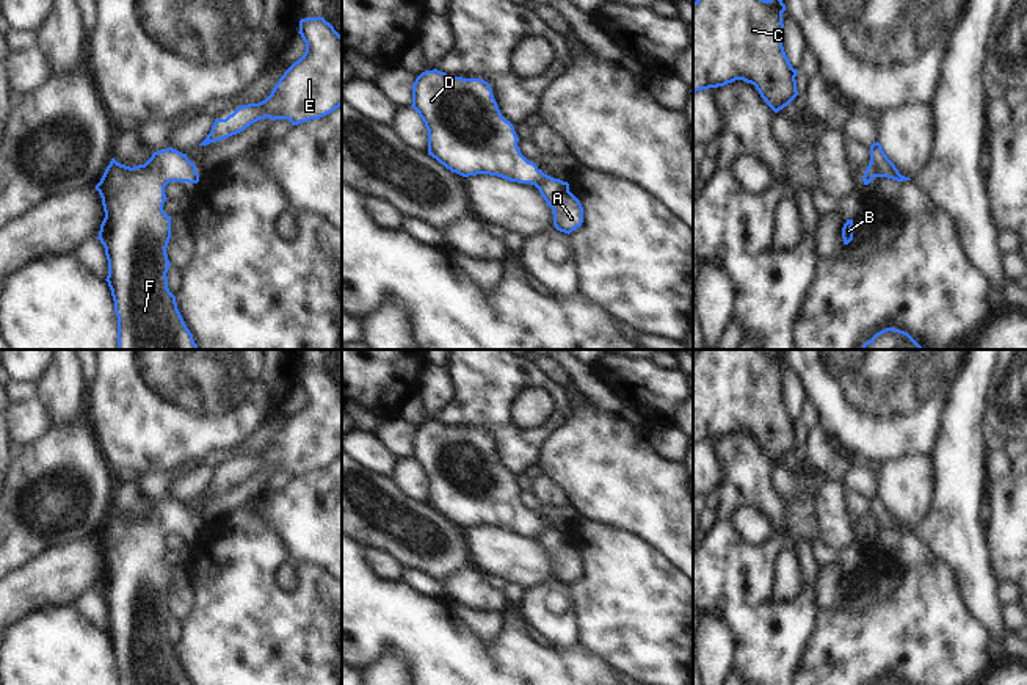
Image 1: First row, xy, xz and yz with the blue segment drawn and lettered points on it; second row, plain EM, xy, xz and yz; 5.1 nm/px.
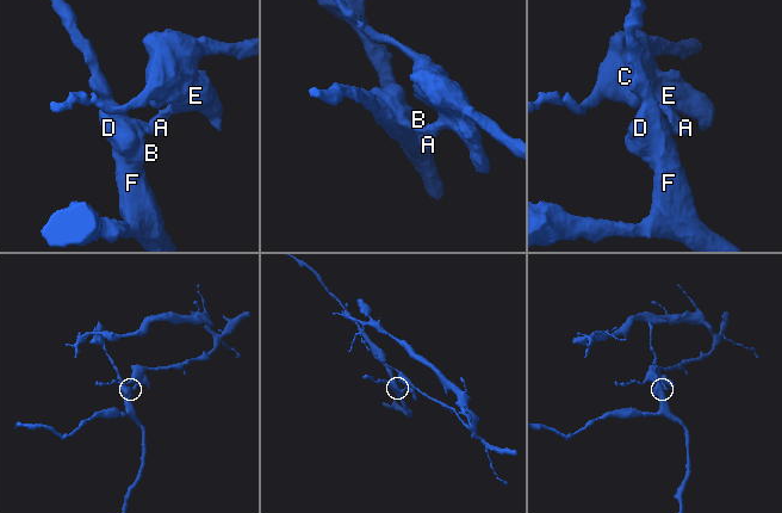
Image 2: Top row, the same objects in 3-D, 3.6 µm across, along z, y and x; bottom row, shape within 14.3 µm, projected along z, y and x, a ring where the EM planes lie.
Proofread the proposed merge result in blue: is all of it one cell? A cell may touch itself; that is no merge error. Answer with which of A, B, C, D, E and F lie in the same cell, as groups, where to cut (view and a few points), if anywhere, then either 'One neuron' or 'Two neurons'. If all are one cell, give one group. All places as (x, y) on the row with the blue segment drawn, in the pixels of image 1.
Groups: A C E / B D F. Split along xz (544, 174), (535, 185). Two neurons

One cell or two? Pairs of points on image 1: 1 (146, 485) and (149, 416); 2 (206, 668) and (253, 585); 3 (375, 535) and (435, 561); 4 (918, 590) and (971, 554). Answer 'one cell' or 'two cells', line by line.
1: two cells
2: one cell
3: one cell
4: two cells

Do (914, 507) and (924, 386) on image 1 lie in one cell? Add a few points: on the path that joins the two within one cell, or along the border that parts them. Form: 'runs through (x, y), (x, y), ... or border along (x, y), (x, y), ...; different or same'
border along (929, 455), (907, 455), (888, 460), (883, 464); different

